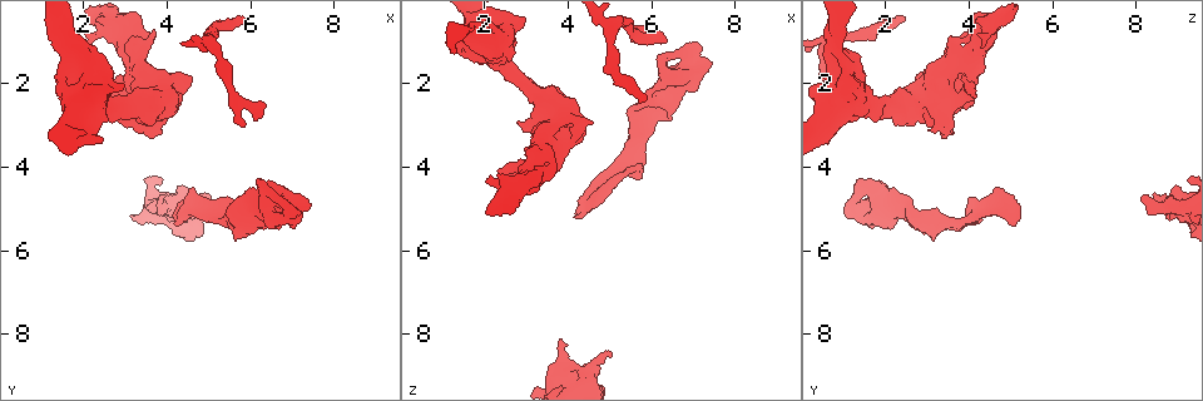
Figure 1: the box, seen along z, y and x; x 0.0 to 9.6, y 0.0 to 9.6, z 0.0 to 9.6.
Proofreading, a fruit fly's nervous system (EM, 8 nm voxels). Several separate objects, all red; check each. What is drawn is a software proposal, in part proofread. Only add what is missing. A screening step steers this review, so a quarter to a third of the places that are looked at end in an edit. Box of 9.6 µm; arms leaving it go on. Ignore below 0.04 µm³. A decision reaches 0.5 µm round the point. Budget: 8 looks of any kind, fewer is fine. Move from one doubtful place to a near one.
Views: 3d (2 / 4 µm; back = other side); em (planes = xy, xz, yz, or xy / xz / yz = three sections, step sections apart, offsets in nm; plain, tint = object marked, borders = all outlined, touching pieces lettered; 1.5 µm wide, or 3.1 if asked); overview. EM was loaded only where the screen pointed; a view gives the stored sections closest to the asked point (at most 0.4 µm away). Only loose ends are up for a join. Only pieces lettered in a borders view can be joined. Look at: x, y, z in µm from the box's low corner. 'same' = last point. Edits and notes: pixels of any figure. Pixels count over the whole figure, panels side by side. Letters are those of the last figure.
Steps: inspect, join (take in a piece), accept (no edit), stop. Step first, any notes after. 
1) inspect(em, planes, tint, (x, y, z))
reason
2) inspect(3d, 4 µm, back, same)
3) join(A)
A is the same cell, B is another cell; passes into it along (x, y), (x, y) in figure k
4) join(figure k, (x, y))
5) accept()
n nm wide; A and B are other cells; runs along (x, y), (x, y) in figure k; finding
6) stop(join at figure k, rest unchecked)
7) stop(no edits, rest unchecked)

inspect(3d, 2 µm, (5.05, 4.75, 8.50))
branch stops here

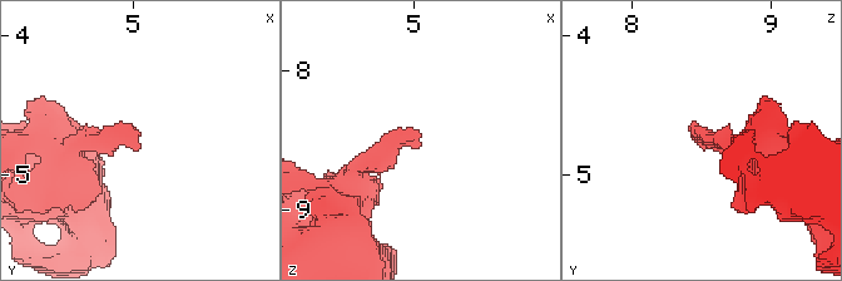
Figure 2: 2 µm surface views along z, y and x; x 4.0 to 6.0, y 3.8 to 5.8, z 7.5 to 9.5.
inspect(em, planes, borders, (5.02, 4.76, 8.50))

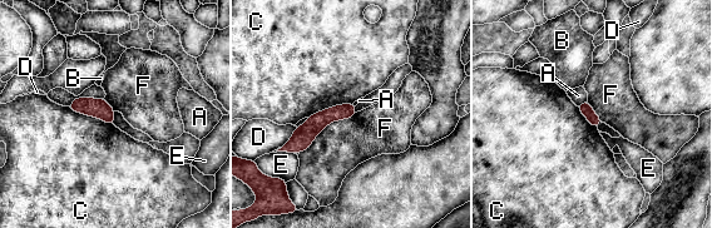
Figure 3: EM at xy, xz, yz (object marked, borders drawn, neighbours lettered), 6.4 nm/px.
accept()
A, B, C, D, E and F are other cells; border along (356, 113), (332, 120), (300, 153) in figure 3; none of them fits

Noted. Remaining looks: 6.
inspect(em, planes, borders, (4.15, 5.10, 5.20))

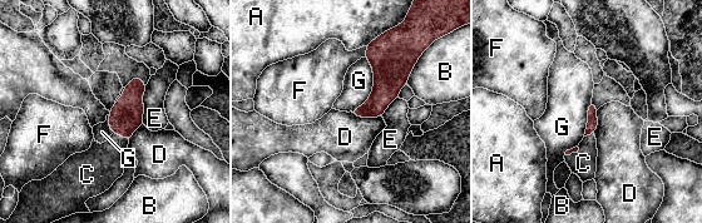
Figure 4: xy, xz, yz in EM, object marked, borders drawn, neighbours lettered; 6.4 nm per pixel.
join(C)
C is the same cell, A, B, D, E, F and G are other cells; passes into it along (127, 115), (120, 135), (102, 164) in figure 4; the neuron continues

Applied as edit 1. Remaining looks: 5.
inspect(3d, 4 µm, (5.85, 3.05, 0.65))
free end

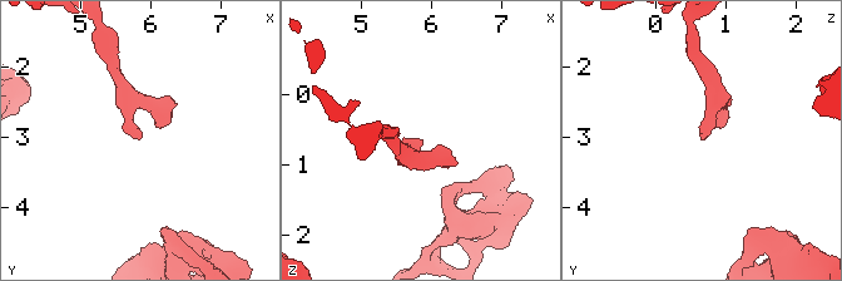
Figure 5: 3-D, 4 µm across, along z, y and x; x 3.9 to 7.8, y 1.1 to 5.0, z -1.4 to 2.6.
inspect(em, planes, tint, (5.80, 3.10, 0.65))

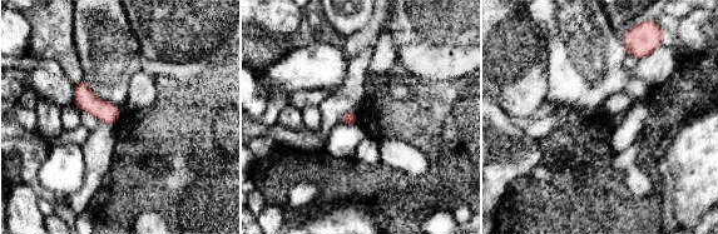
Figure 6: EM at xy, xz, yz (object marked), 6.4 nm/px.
inspect(em, planes, borders, same)
what lies round it

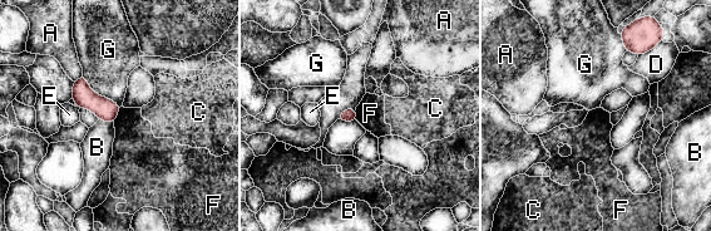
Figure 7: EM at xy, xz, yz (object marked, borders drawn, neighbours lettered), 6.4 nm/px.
accept()
80 nm wide; A, B, C, D, E, F and G are other cells; no lettered piece goes on from it

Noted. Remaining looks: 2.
stop(join at figure 4, rest unchecked)

